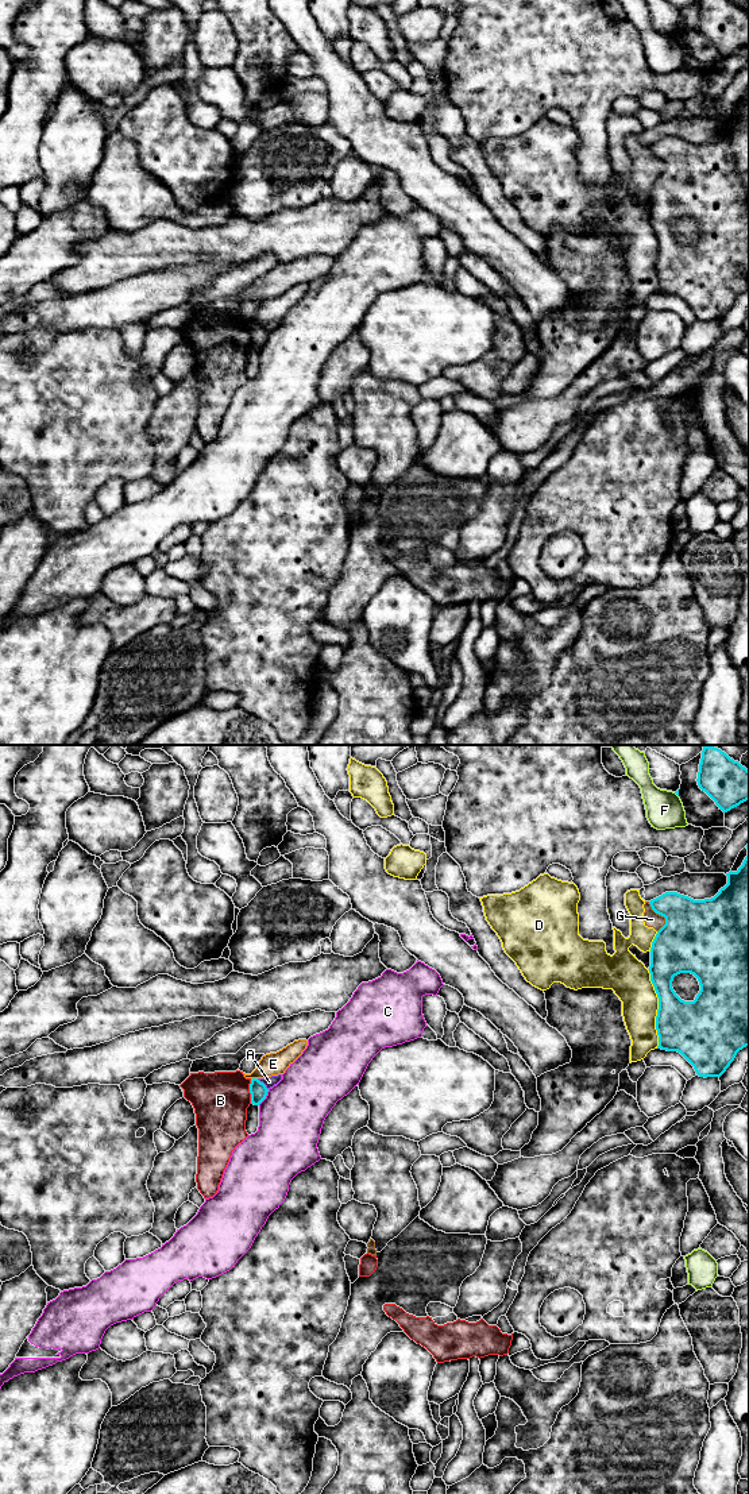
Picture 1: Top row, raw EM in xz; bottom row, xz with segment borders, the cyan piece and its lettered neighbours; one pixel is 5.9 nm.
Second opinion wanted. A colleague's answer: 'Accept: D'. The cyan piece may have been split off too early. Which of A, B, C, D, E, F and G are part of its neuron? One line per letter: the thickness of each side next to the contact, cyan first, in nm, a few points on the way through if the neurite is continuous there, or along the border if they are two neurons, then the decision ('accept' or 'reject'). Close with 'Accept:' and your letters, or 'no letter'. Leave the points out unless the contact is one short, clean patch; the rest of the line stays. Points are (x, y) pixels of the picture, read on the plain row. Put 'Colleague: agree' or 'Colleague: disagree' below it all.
A: calibres 100 and 60 nm; border xz (257, 323), (267, 334); reject
B: calibres 100 and 340 nm; reject
C: calibres 100 and 380 nm; reject
D: calibres 340 and 240 nm; reject
E: calibres 100 and 140 nm; reject
F: calibres 20 and 220 nm; reject
G: calibres 420 and 90 nm; reject
Accept: no letter
Colleague: disagree

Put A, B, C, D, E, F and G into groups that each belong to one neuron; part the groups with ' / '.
A / B / C / D G / E / F

